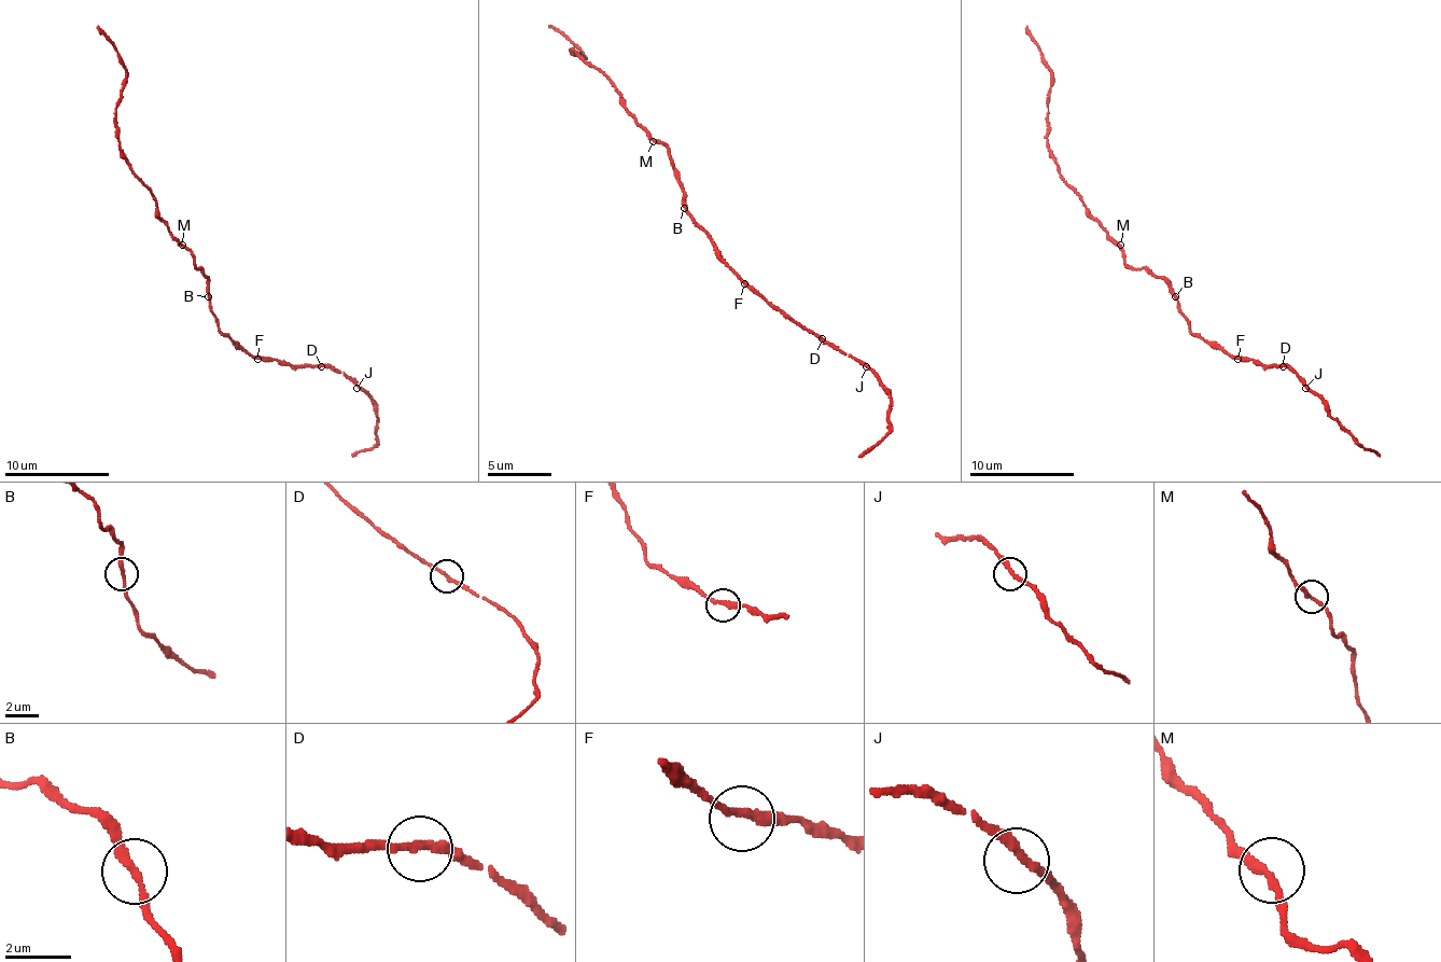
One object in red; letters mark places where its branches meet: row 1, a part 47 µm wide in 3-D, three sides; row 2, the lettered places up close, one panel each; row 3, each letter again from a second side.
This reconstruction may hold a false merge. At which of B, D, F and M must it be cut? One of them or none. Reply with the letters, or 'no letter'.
no letter

